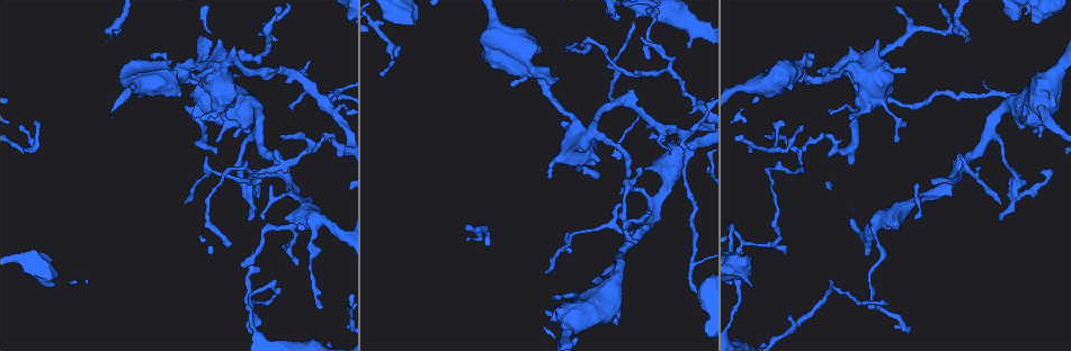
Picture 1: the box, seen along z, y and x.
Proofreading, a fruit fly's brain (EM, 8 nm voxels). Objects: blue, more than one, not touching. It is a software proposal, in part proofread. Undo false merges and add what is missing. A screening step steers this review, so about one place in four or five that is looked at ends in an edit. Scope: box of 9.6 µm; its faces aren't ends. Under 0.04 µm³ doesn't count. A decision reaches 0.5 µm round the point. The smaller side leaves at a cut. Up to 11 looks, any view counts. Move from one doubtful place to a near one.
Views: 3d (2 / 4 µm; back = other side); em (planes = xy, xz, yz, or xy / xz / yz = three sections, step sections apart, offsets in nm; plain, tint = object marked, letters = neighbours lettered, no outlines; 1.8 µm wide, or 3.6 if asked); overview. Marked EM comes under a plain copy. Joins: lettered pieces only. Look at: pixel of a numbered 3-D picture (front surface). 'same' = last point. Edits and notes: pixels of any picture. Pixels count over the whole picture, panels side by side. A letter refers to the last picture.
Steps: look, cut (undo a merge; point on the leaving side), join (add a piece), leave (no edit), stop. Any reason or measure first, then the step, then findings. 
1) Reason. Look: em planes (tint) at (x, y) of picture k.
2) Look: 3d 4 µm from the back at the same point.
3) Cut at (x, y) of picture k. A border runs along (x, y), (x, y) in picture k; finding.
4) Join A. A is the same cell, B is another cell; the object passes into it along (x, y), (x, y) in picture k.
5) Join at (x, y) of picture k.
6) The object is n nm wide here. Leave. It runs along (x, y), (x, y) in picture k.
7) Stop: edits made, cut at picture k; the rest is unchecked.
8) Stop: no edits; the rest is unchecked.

Free end. Look: em 3.6 µm planes (tint) at (636, 71) of picture 1.

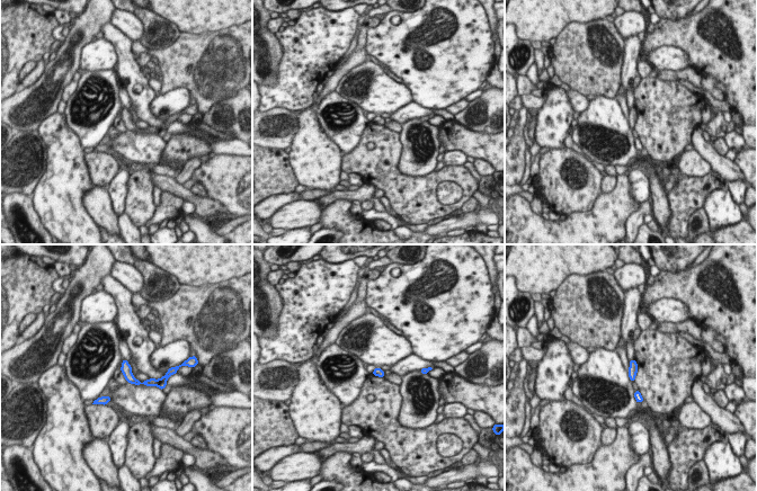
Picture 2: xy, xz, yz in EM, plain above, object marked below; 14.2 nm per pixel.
Look: em 3.6 µm planes (letters) at the same point.

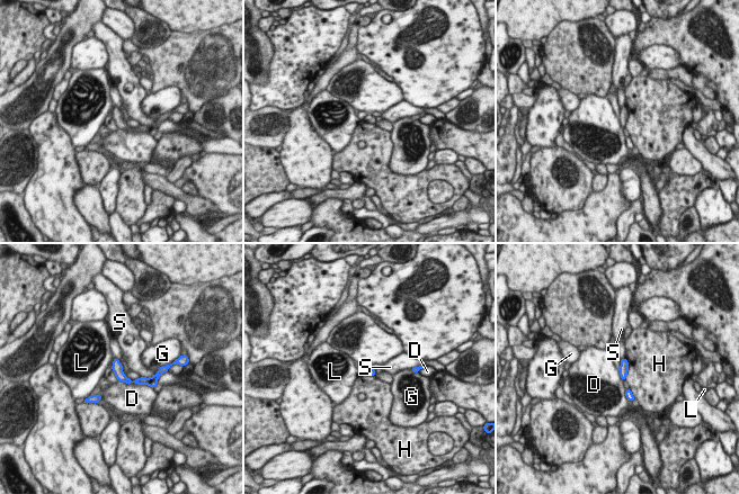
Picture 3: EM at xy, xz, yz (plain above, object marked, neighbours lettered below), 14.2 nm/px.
Leave. D, G, H, L and S are other cells; none of them fits.

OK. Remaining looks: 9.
Sharp bend. Look: em xy step 4 (tint) at (333, 134) of picture 1.

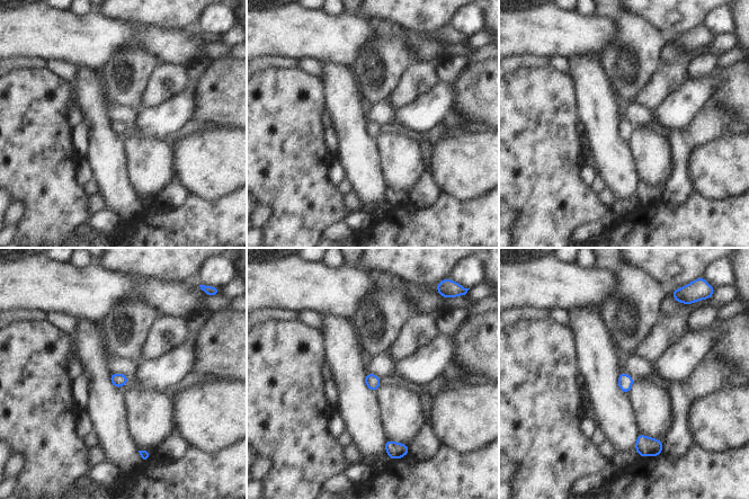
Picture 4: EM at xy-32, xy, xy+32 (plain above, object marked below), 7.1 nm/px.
Look: em planes (letters) at the same point.

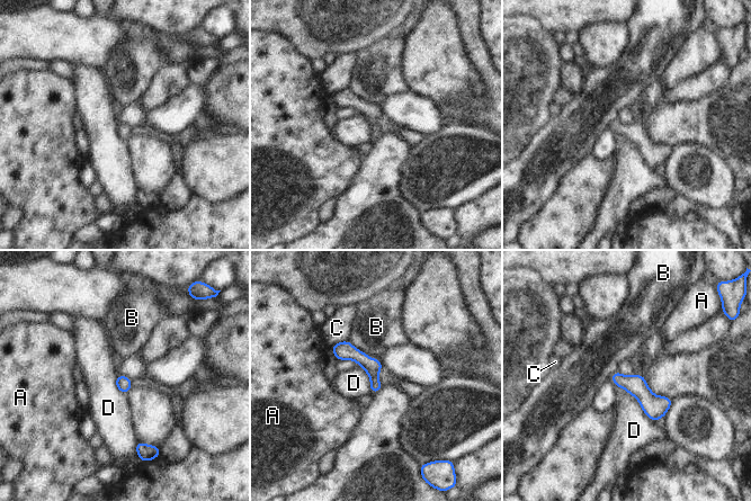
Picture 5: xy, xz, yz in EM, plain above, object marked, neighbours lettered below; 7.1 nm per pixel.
The object is 100 nm wide here. Leave. A, B, C and D are other cells; all the same neuron.

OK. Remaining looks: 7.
Tapers out. Look: 3d 2 µm at (544, 271) of picture 1.

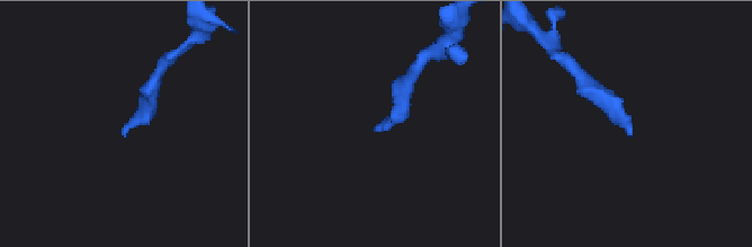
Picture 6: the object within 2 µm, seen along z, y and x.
Shape alone is not enough. Look: em planes (letters) at (376, 130) of picture 6.

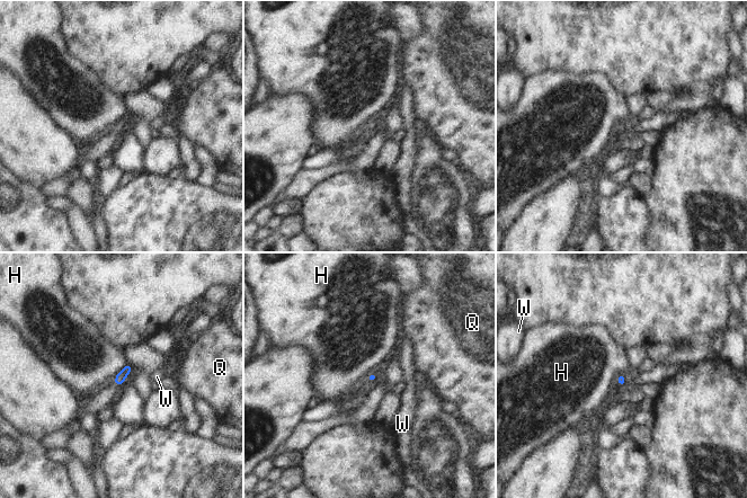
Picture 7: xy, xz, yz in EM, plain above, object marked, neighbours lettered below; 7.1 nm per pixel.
Leave. H, Q and W are other cells; a border runs along (127, 363), (114, 379) in picture 7; no lettered piece goes on from it.

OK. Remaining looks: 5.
Calibre changes. Look: 3d 4 µm at (586, 138) of picture 1.

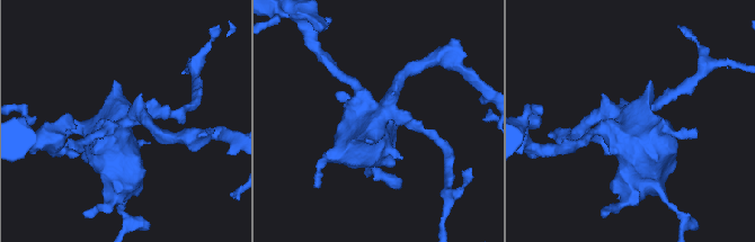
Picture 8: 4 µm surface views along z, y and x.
Look: em 3.6 µm xz step 16 (tint) at (628, 113) of picture 8.

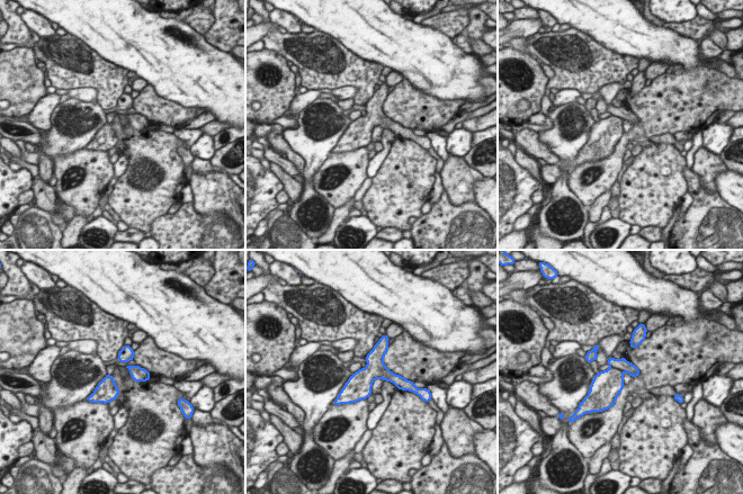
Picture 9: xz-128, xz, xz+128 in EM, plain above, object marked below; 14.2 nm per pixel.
Another direction. Look: em 3.6 µm planes (letters) at the same point.

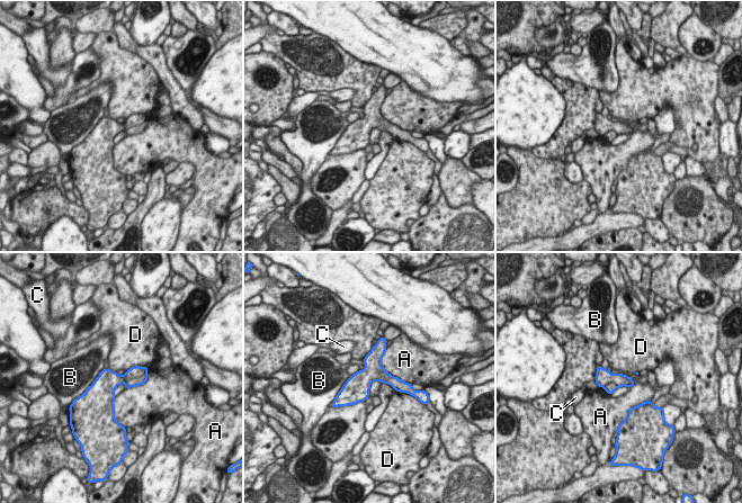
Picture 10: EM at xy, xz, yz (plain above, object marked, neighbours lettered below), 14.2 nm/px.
Cut at (133, 383) of picture 10. A, B, C and D are other cells; a border runs along (145, 374), (126, 382) in picture 10; a second neuron is stuck on.

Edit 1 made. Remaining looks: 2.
Stop: edits made, cut at picture 10; the rest is unchecked.

